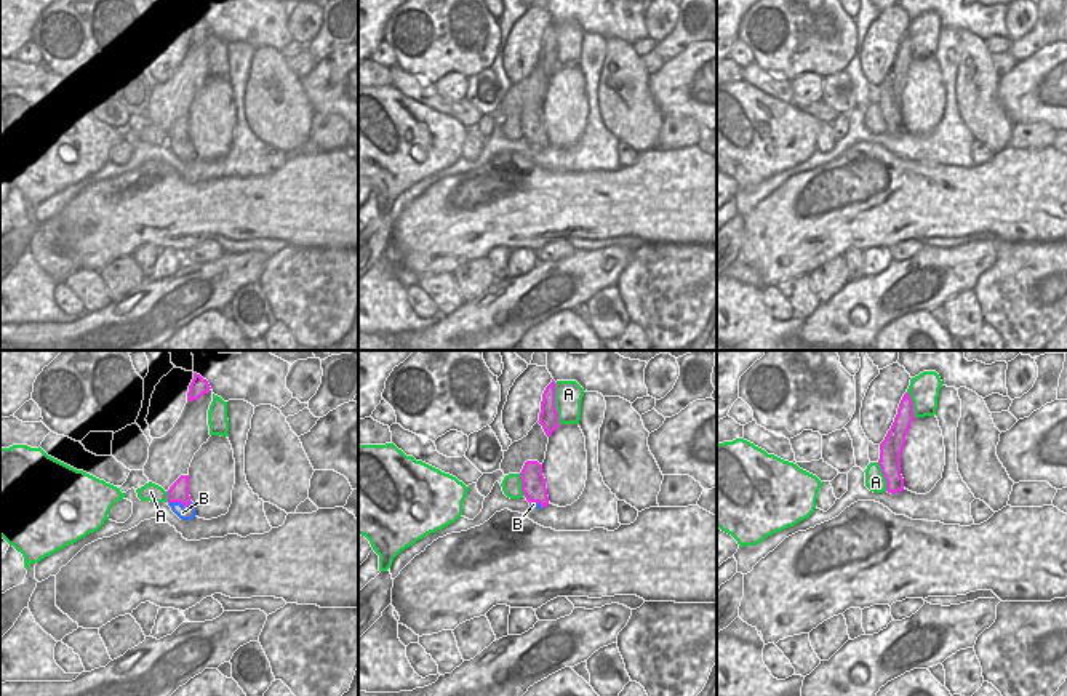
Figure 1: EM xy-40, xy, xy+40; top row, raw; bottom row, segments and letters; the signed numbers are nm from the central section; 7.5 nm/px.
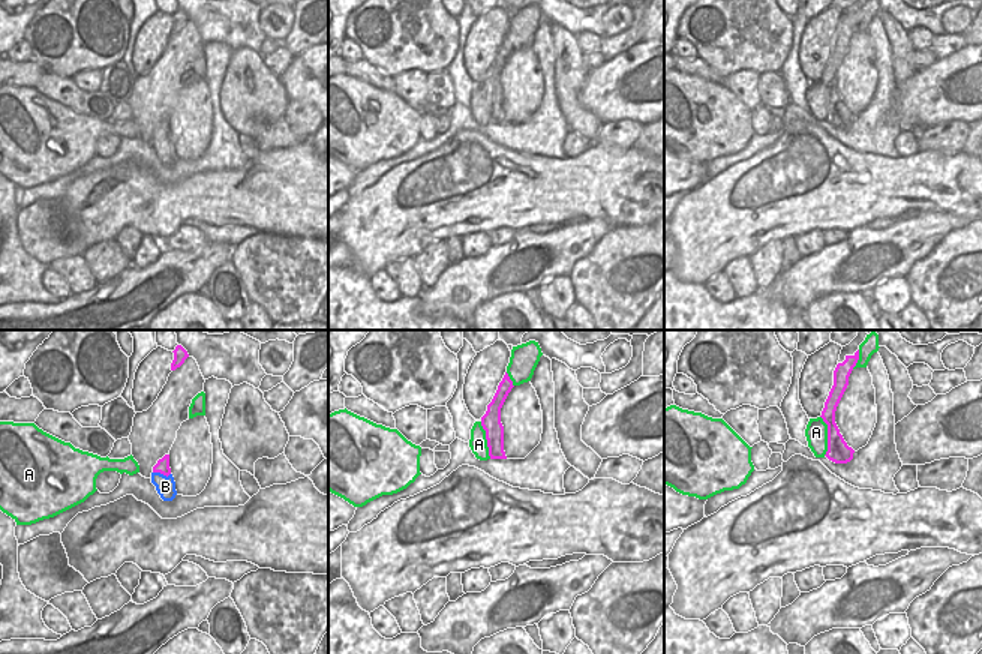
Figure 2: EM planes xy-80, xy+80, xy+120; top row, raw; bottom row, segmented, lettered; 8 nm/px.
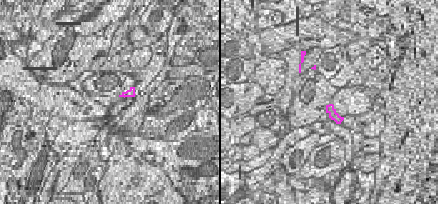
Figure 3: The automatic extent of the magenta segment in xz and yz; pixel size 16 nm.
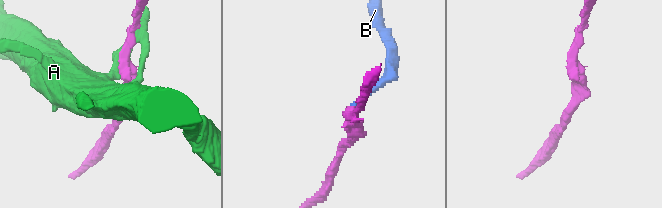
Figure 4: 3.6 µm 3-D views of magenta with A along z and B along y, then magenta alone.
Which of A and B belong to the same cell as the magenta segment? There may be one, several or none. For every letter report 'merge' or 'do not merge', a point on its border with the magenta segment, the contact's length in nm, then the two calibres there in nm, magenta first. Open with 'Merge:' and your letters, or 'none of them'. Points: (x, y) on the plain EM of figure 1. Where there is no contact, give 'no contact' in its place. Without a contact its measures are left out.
Merge: none of them
A: do not merge; meets magenta in xy at (554, 45); contact 320 nm long; 140 nm thick on the magenta side, 220 nm on the other
B: do not merge; meets magenta in xy-40 at (179, 143); contact 180 nm long; 150 nm thick on the magenta side, 100 nm on the other

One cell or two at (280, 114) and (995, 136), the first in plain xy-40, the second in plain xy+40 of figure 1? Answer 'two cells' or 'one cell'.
one cell

